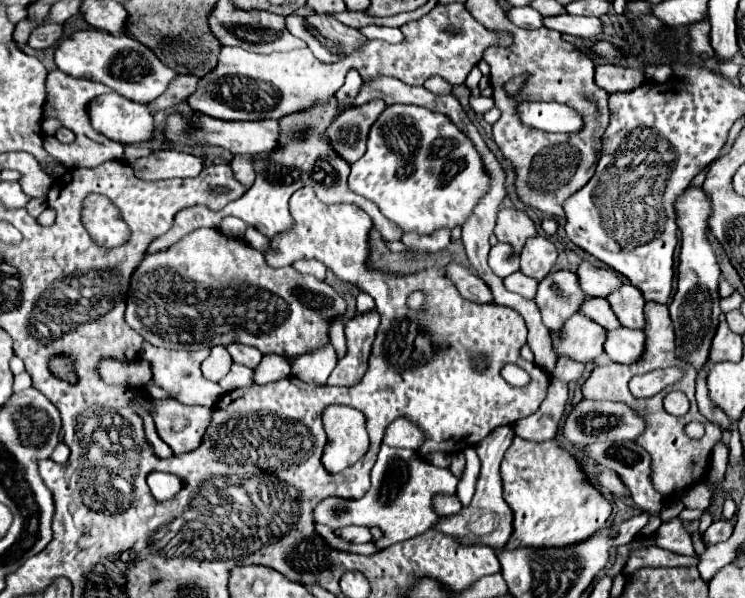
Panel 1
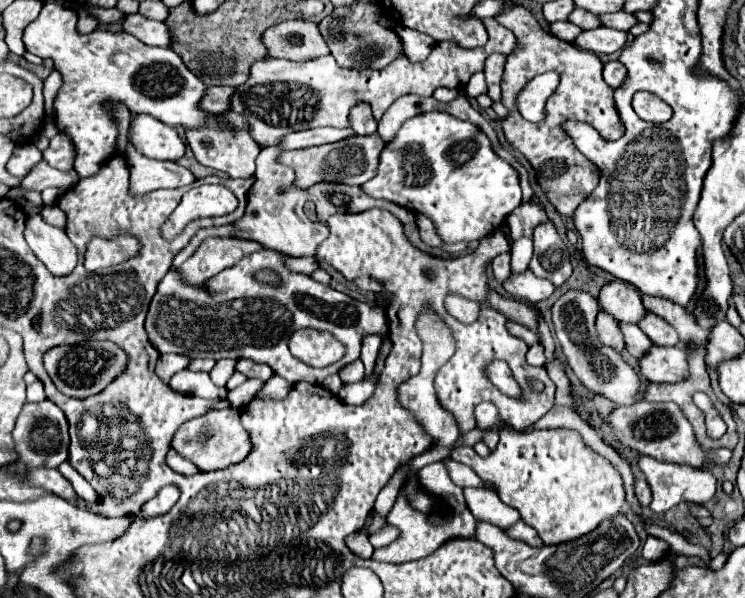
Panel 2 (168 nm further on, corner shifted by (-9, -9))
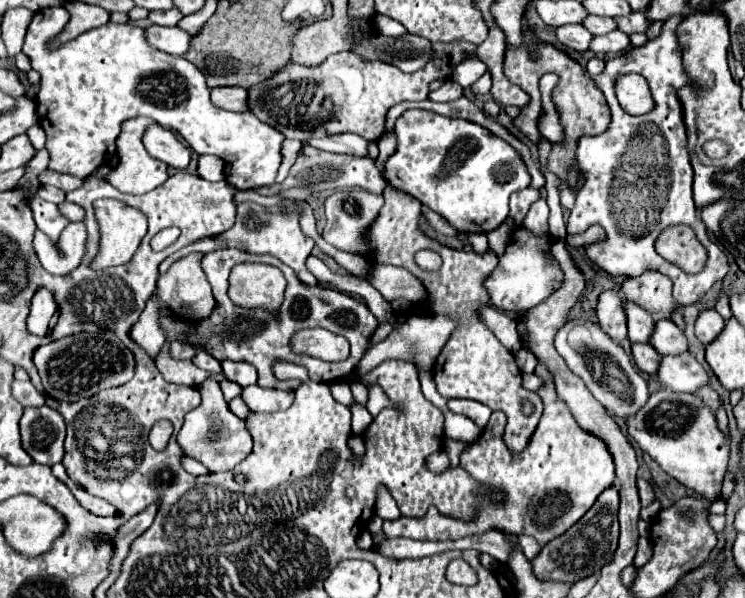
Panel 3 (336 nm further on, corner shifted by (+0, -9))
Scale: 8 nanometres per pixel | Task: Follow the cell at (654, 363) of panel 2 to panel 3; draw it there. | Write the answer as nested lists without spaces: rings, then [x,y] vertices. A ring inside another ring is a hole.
[[[688,352],[682,356],[664,356],[656,380],[674,392],[698,392],[702,386],[708,386],[704,366]]]

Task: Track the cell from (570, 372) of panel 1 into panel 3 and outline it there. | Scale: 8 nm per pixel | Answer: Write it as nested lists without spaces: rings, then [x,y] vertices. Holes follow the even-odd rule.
[[[570,320],[566,326],[558,330],[556,336],[556,350],[566,360],[568,368],[584,380],[592,396],[608,408],[618,418],[636,416],[644,404],[648,402],[648,386],[642,374],[634,368],[630,356],[624,352],[624,348],[614,342],[606,332],[602,332],[600,326],[588,322],[588,320]]]

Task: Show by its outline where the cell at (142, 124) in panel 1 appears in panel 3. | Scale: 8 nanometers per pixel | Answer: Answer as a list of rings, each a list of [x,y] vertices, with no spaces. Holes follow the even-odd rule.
[[[152,124],[146,134],[144,134],[144,144],[146,144],[146,150],[166,162],[168,166],[174,166],[178,170],[184,170],[188,164],[190,164],[190,156],[192,156],[192,150],[188,146],[184,146],[176,136],[174,132],[158,126],[158,124]]]

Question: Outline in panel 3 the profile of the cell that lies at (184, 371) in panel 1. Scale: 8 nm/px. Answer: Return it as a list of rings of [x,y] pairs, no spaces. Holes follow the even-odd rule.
[[[198,350],[198,354],[192,358],[192,362],[202,370],[220,370],[220,364],[216,358],[212,358],[206,350]]]

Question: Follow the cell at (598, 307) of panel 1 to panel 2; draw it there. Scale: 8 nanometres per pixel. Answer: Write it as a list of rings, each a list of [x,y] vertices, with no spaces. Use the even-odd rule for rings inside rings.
[[[619,322],[619,328],[623,332],[625,348],[633,358],[639,358],[647,348],[651,348],[651,340],[647,340],[647,336],[643,336],[643,332],[639,332],[639,328],[635,324]]]

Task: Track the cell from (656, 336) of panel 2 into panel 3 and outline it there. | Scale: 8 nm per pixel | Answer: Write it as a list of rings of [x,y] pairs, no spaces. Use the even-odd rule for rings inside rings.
[[[660,318],[656,322],[656,330],[654,336],[650,340],[650,344],[662,354],[670,354],[670,356],[678,356],[688,352],[688,338],[686,334],[668,318]]]

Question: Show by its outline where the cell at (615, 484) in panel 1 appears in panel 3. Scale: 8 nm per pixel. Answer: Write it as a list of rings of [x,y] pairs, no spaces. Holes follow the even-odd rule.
[[[638,480],[638,492],[640,492],[642,506],[650,506],[654,500],[658,500],[654,486],[650,482],[646,482],[646,480]]]

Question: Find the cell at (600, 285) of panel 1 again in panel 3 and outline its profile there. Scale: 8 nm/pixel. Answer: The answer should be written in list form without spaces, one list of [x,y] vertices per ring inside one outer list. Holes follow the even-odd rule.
[[[626,302],[626,316],[628,316],[628,338],[632,342],[648,344],[656,324],[654,316],[634,302]]]

